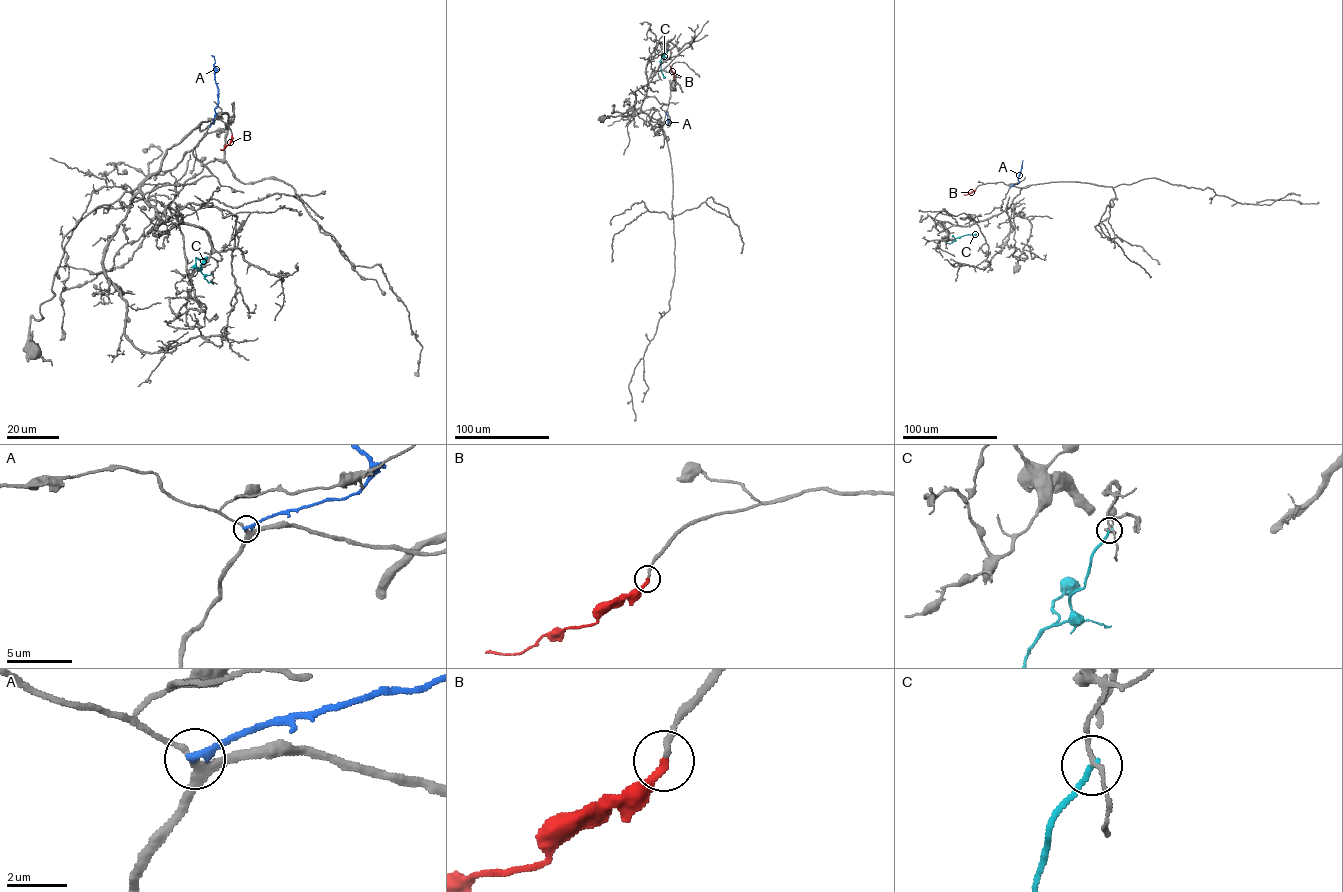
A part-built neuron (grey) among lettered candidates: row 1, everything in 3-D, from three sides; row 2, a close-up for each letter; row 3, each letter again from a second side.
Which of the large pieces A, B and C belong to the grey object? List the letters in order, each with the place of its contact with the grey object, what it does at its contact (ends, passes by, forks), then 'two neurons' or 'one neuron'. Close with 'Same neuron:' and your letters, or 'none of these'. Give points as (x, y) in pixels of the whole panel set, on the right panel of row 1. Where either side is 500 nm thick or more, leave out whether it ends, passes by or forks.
A: contact (1010, 186); it ends; two neurons
B: contact (975, 189); it ends; one neuron
C: contact (948, 243); it ends; two neurons
Same neuron: B

